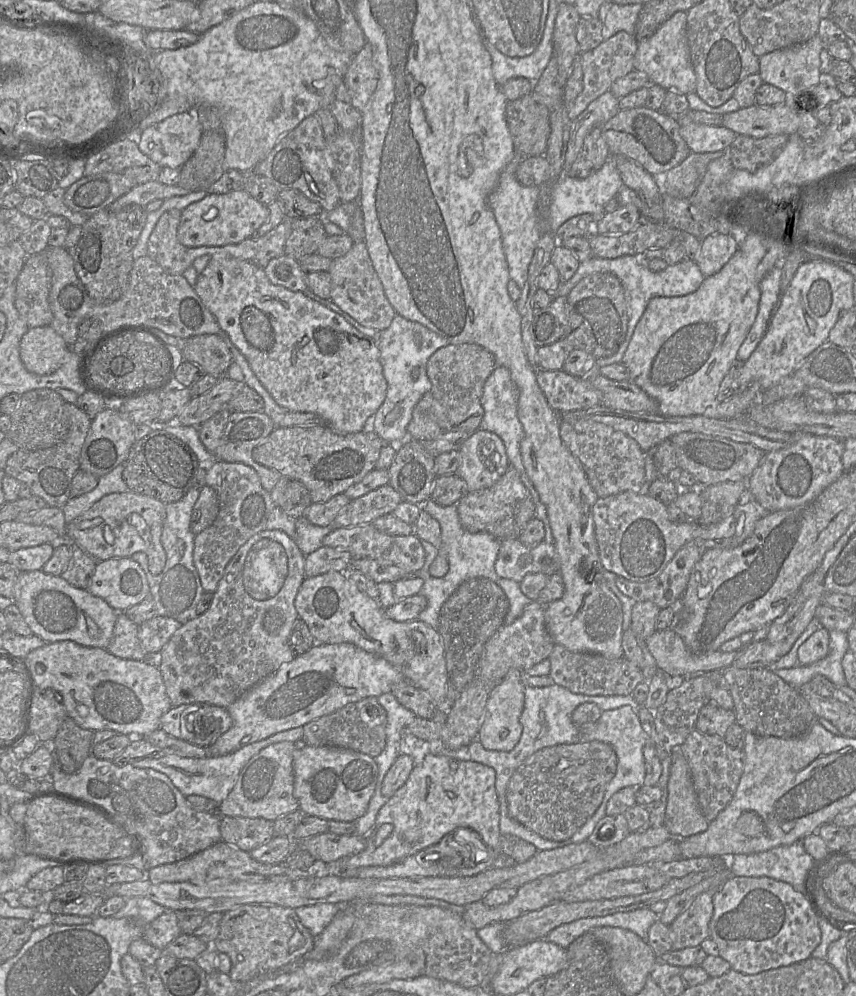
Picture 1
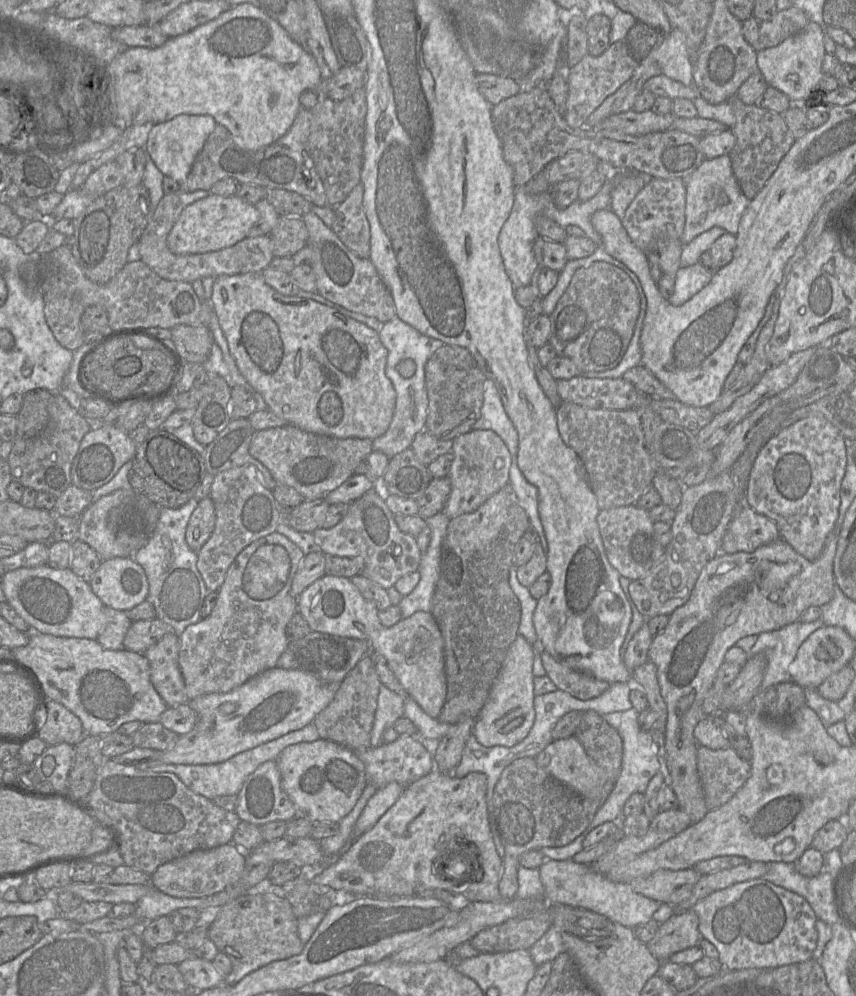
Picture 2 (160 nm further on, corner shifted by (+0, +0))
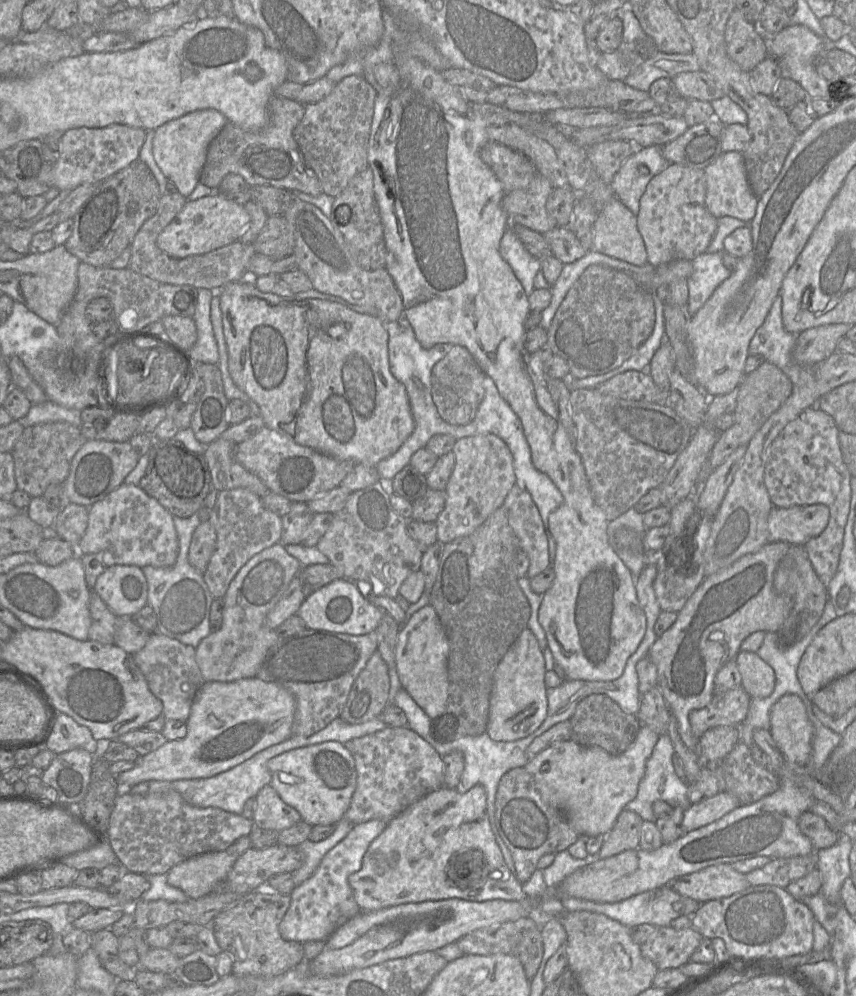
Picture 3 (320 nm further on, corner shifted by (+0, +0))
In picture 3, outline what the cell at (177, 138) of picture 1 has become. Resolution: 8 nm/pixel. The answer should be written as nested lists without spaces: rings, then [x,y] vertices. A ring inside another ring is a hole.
[[[207,108],[170,120],[155,129],[152,149],[155,162],[182,196],[187,198],[199,183],[208,147],[227,123],[221,112]]]

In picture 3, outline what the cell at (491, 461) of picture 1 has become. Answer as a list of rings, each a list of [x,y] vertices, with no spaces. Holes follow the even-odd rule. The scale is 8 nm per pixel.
[[[488,433],[456,439],[452,451],[455,466],[445,489],[445,508],[439,514],[437,537],[443,544],[473,533],[499,507],[516,483],[513,456],[508,445]]]

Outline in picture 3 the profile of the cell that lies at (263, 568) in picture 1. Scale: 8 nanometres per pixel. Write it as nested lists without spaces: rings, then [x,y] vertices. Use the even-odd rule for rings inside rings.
[[[278,542],[250,558],[232,579],[223,597],[223,620],[218,630],[213,630],[195,647],[195,658],[205,682],[234,682],[256,677],[269,649],[279,640],[277,629],[266,625],[266,617],[274,608],[293,578],[302,568],[299,560],[290,555],[285,545]]]

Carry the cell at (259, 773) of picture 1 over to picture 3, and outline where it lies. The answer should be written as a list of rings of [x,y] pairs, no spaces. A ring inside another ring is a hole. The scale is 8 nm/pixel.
[[[270,784],[260,789],[255,800],[253,827],[281,832],[302,819],[299,812],[286,804]]]

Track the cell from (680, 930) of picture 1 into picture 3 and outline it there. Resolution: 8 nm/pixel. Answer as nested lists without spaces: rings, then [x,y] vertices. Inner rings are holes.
[[[672,926],[657,927],[657,930],[640,945],[641,953],[659,970],[681,968],[702,941],[703,936],[692,926],[675,929]]]

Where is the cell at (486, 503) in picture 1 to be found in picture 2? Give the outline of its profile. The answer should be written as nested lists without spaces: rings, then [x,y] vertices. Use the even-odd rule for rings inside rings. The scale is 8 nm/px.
[[[510,483],[501,488],[498,492],[494,493],[475,511],[459,515],[451,519],[449,522],[446,537],[442,544],[439,580],[432,599],[432,615],[435,618],[444,639],[445,675],[447,683],[446,699],[442,711],[437,718],[440,722],[455,724],[466,718],[476,719],[478,717],[481,709],[488,699],[508,649],[518,635],[518,628],[521,619],[521,604],[510,587],[509,571],[511,566],[514,564],[514,552],[516,546],[521,537],[529,529],[531,529],[531,525],[527,513],[520,505],[515,491]]]

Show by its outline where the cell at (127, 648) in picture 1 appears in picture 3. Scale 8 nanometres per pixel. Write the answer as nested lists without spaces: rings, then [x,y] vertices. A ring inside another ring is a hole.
[[[93,590],[89,600],[89,611],[91,616],[89,639],[102,644],[113,644],[117,616]]]

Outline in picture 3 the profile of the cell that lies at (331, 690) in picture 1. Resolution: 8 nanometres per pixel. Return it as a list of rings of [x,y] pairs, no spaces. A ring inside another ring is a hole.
[[[258,677],[244,678],[234,682],[204,682],[191,706],[186,721],[186,736],[178,740],[167,740],[155,751],[139,757],[133,769],[115,775],[116,781],[122,789],[130,789],[146,781],[172,782],[210,778],[241,764],[256,753],[288,739],[292,735],[295,710],[295,697],[287,689],[279,684],[263,681]]]

